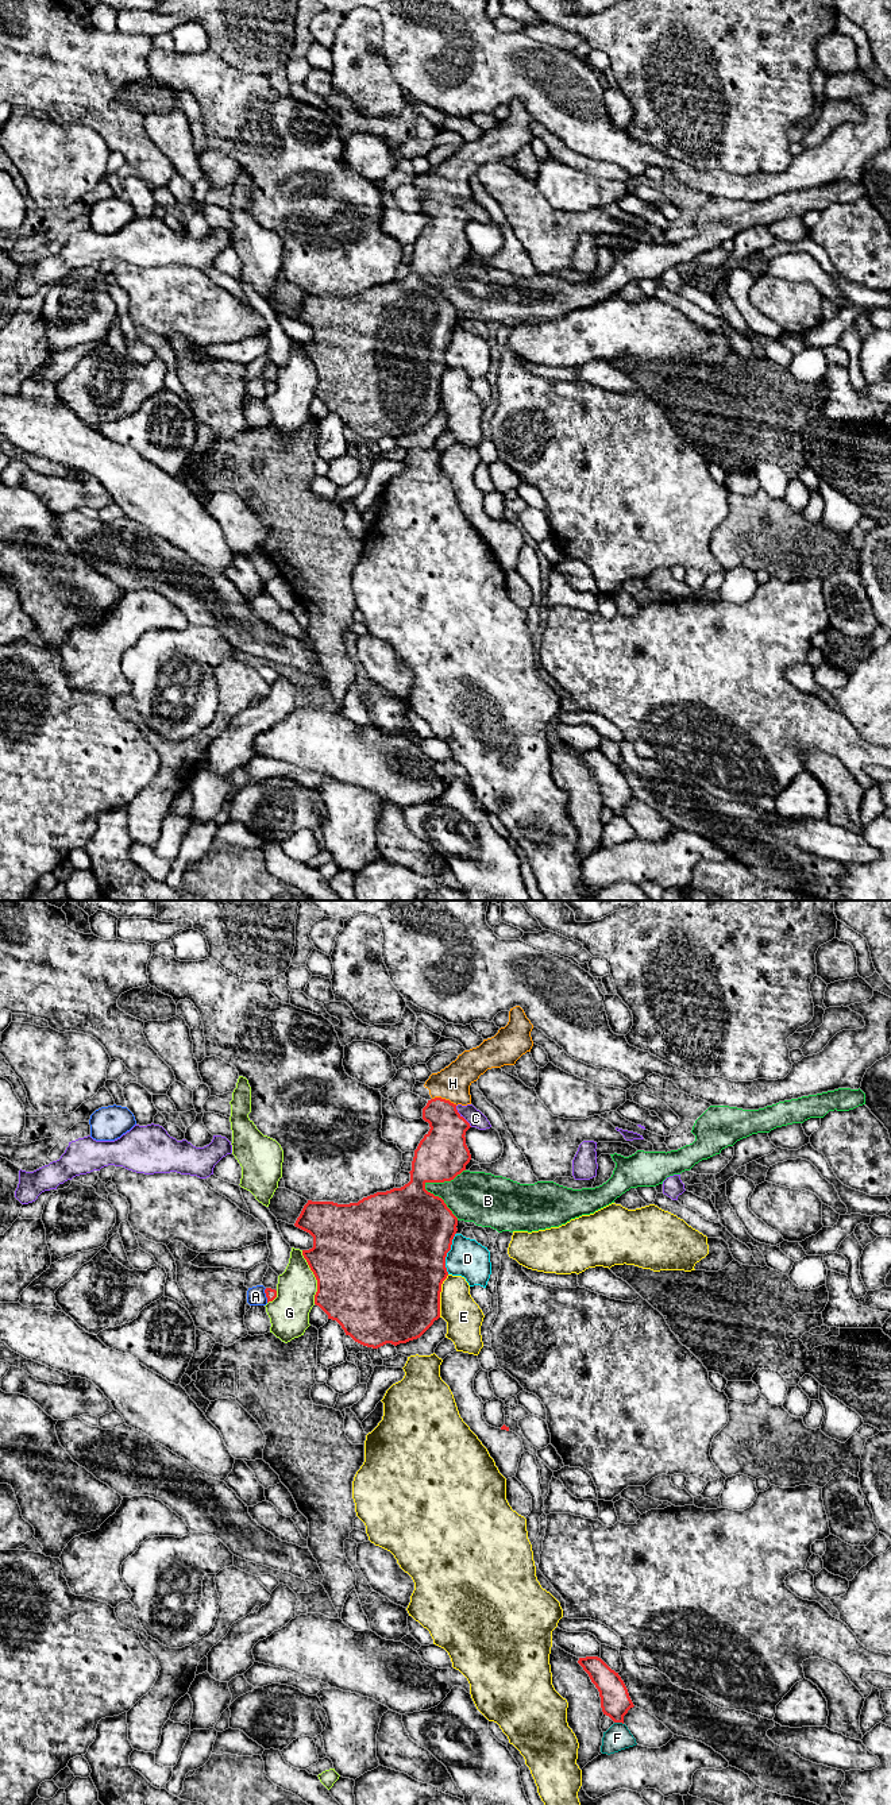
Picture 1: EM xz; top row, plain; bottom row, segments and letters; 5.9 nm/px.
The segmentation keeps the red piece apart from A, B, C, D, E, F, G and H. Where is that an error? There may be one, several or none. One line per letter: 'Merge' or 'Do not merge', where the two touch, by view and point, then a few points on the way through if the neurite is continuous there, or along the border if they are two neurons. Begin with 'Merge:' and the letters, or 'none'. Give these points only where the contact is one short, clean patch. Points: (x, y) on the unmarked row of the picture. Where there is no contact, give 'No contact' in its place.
Merge: H
A: Do not merge. Touches red at xz (266, 388)
B: Do not merge. Touches red at xz (424, 278)
C: Do not merge. Touches red at xz (462, 209)
D: Do not merge. Touches red at xz (447, 344)
E: Do not merge. Touches red at xz (439, 389)
F: Do not merge. Touches red at xz (618, 814). Boundary: xz (614, 814), (623, 817)
G: Do not merge. Touches red at xz (315, 369)
H: Merge. Touches red at xz (444, 192). Path across: xz (446, 234), (444, 192), (452, 176)

